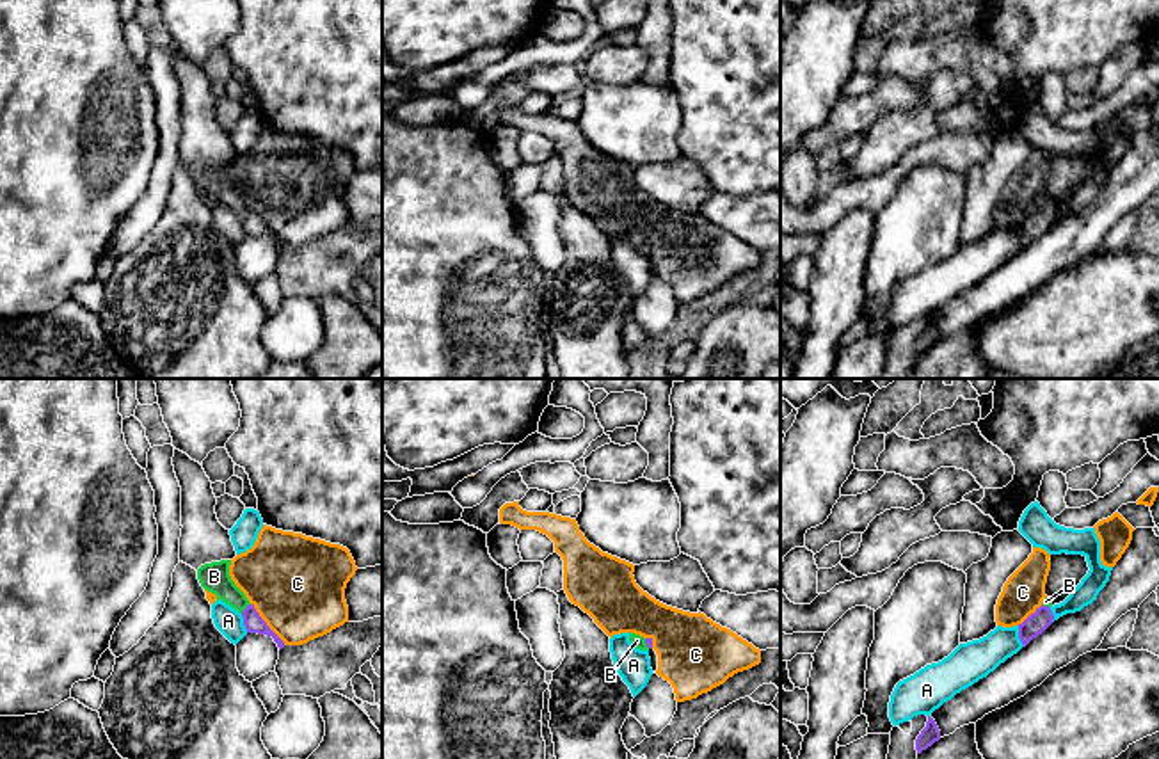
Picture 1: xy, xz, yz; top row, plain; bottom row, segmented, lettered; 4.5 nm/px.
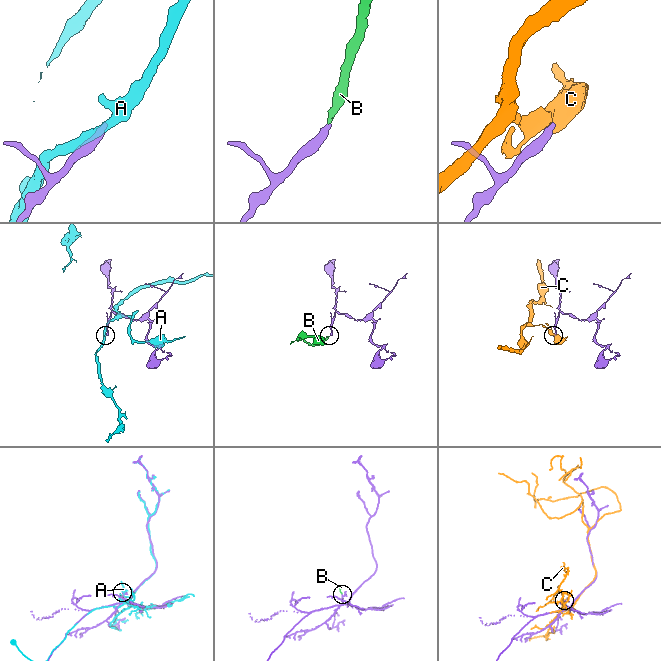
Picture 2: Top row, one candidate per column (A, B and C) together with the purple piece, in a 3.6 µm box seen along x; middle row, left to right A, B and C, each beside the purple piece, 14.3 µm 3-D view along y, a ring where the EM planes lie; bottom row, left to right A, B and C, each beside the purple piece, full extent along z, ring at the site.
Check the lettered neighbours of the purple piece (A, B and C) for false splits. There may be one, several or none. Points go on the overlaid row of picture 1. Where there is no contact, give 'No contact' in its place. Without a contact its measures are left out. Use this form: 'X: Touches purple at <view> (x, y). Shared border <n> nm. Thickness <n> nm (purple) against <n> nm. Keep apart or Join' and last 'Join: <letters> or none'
A: Touches purple at yz (1019, 637). Shared border 100 nm. Thickness 100 nm (purple) against 180 nm. Keep apart
B: Touches purple at xy (246, 608). Shared border 60 nm. Thickness 90 nm (purple) against 130 nm. Join
C: Touches purple at xy (265, 624). Shared border 240 nm. Thickness 90 nm (purple) against 440 nm. Keep apart
Join: B

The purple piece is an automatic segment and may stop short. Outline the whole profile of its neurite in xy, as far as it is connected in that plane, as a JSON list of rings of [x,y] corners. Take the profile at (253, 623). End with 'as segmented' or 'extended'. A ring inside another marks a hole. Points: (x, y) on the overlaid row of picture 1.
[[[220,560],[201,565],[197,569],[197,579],[201,587],[215,594],[217,599],[224,601],[236,611],[240,611],[247,633],[272,636],[281,651],[284,647],[284,642],[267,626],[267,622],[256,611],[254,604],[251,604],[245,594],[235,585],[229,576],[229,565],[231,560]]]; extended

